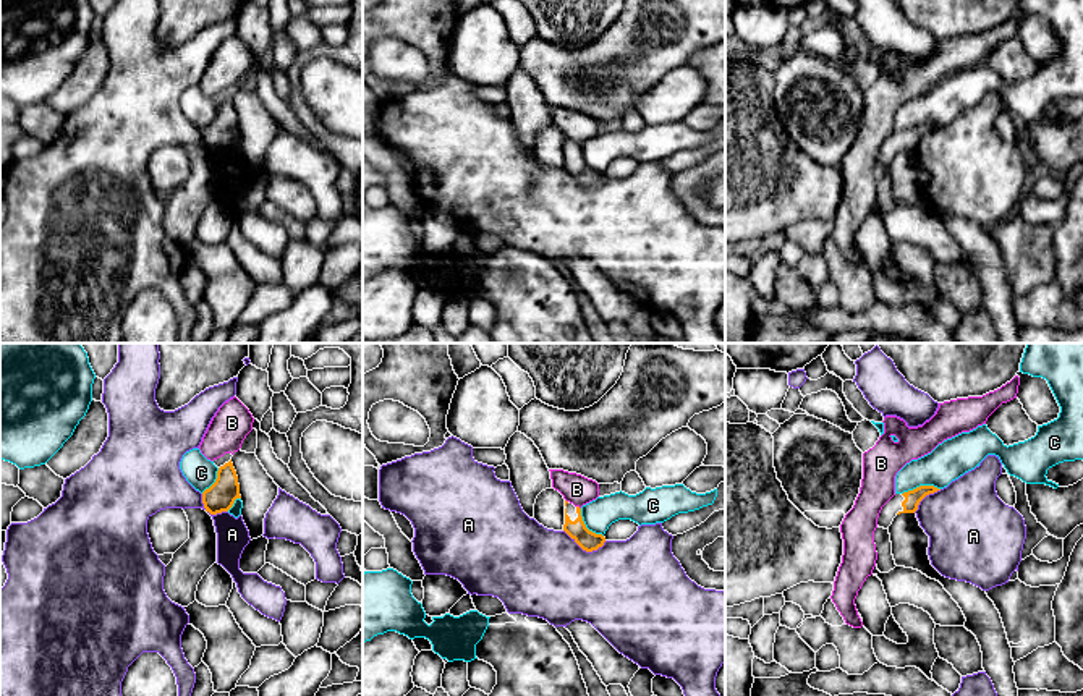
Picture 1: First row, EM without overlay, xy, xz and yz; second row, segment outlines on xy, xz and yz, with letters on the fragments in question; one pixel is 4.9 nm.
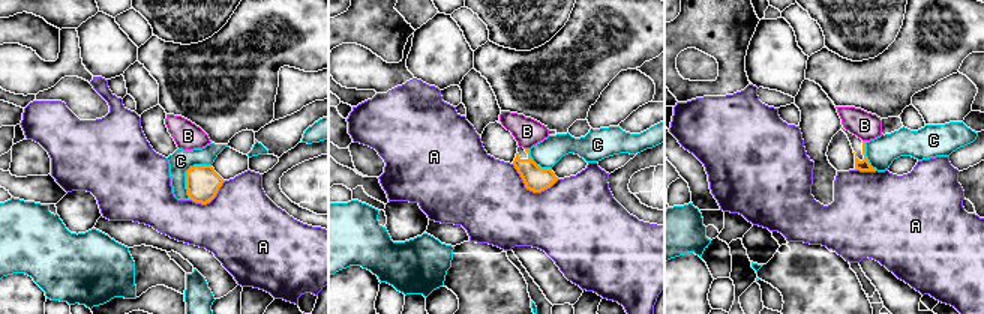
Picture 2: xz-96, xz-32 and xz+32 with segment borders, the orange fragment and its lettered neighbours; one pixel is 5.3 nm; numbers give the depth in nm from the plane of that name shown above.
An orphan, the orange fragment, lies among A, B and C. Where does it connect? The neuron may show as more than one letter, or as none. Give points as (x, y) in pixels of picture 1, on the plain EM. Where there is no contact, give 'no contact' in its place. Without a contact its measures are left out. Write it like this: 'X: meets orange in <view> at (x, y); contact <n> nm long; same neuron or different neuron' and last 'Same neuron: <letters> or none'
A: meets orange in xz at (585, 186); contact 220 nm long; different neuron
B: meets orange in xz at (578, 144); contact 30 nm long; different neuron
C: meets orange in yz at (920, 123); contact 190 nm long; different neuron
Same neuron: none

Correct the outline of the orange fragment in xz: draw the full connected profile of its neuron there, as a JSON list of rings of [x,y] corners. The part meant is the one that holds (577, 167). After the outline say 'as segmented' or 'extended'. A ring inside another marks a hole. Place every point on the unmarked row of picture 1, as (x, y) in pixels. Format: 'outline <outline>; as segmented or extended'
outline [[[567,138],[563,168],[586,189],[597,188],[605,180],[602,172],[596,172],[586,165],[581,154],[581,146]]]; extended

